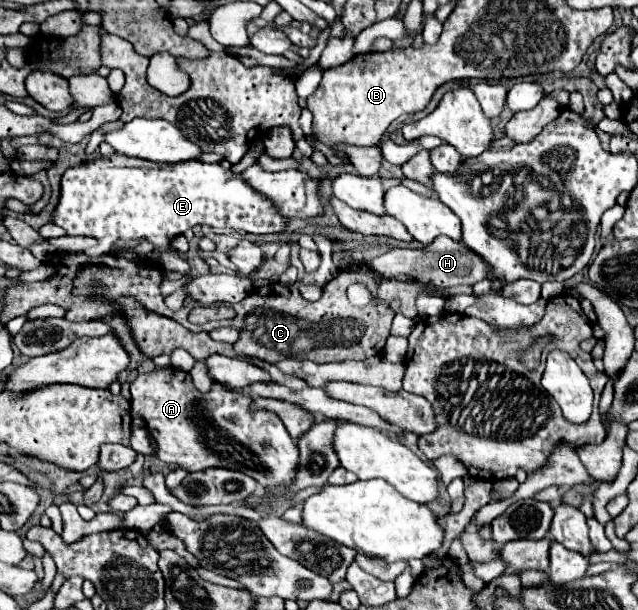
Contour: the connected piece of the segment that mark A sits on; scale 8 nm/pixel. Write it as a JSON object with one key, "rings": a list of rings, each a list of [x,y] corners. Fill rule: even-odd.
{"rings":[[[173,367],[137,375],[137,379],[131,383],[131,411],[139,413],[145,419],[149,435],[159,445],[157,457],[161,461],[181,465],[187,471],[201,471],[207,467],[235,469],[253,477],[261,487],[269,491],[279,485],[289,487],[291,483],[295,483],[295,475],[299,469],[299,449],[277,415],[273,415],[271,411],[249,411],[249,403],[249,393],[229,389],[221,383],[213,383],[209,393],[201,393],[195,389],[189,373]]]}

